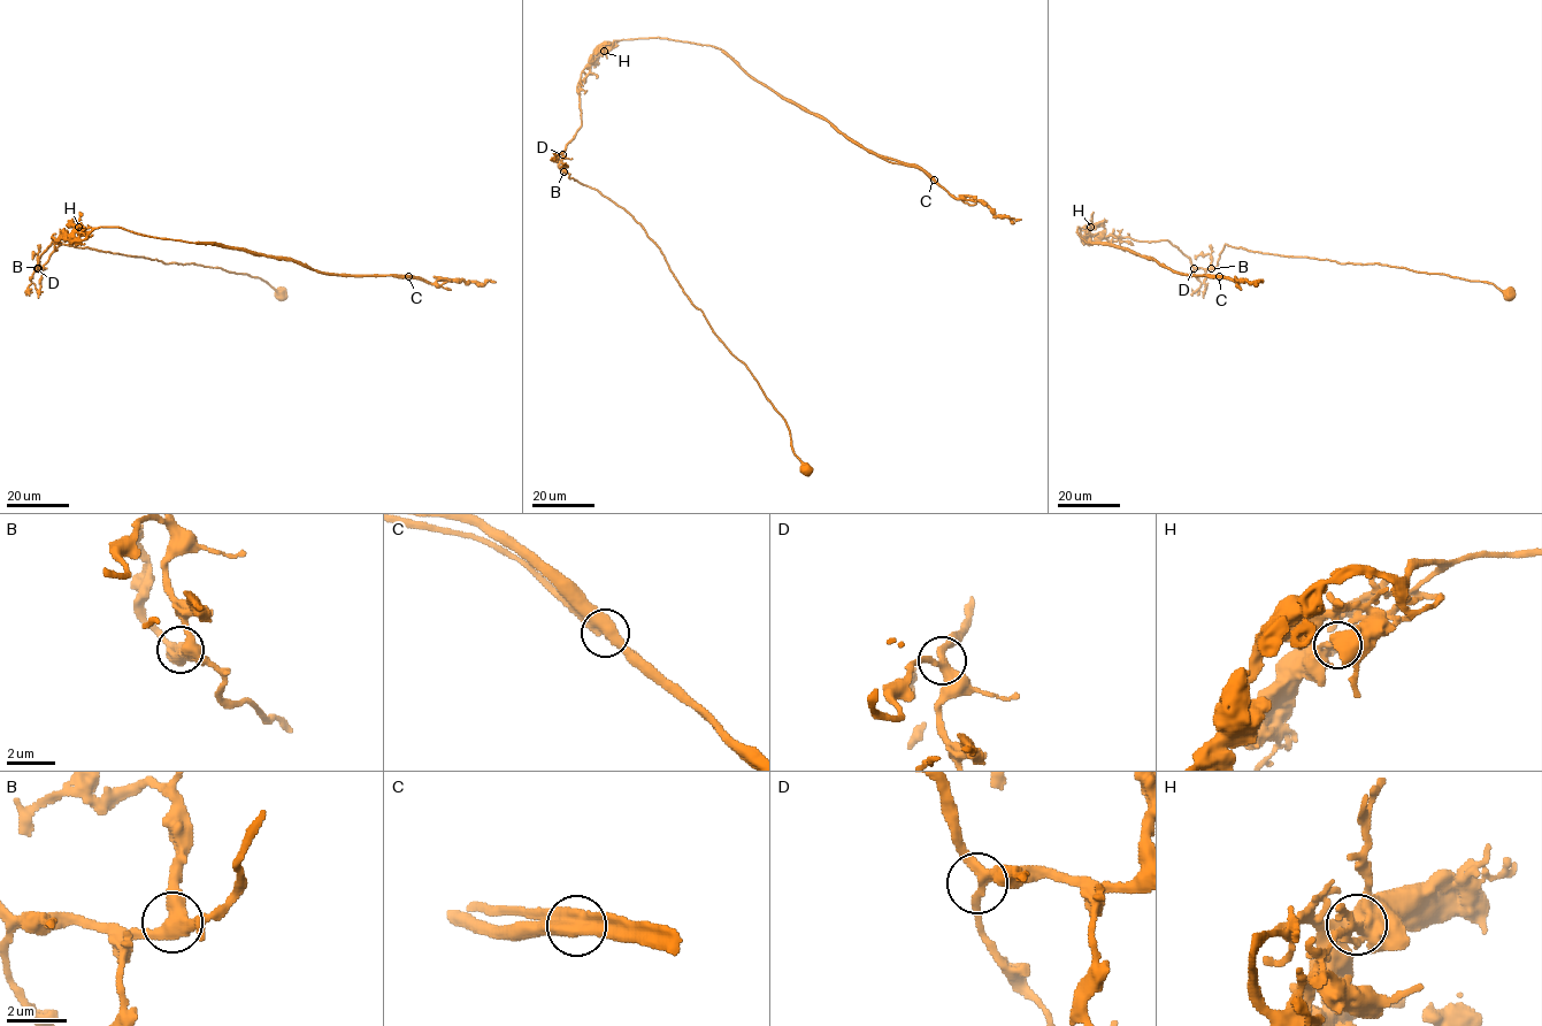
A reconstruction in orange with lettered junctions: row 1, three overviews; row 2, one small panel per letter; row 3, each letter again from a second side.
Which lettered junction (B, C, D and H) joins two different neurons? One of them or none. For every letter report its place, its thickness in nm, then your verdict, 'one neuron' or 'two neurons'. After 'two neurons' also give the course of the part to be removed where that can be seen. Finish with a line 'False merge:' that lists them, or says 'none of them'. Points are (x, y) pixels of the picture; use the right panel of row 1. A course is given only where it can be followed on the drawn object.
B: at (1211, 268); 440 nm thick; one neuron
C: at (1219, 276); 600 nm thick; two neurons; foreign part runs (1219, 276), (1181, 274), (1127, 250), (1090, 243)
D: at (1194, 268); 320 nm thick; one neuron
H: at (1090, 227); 320 nm thick; one neuron
False merge: C

